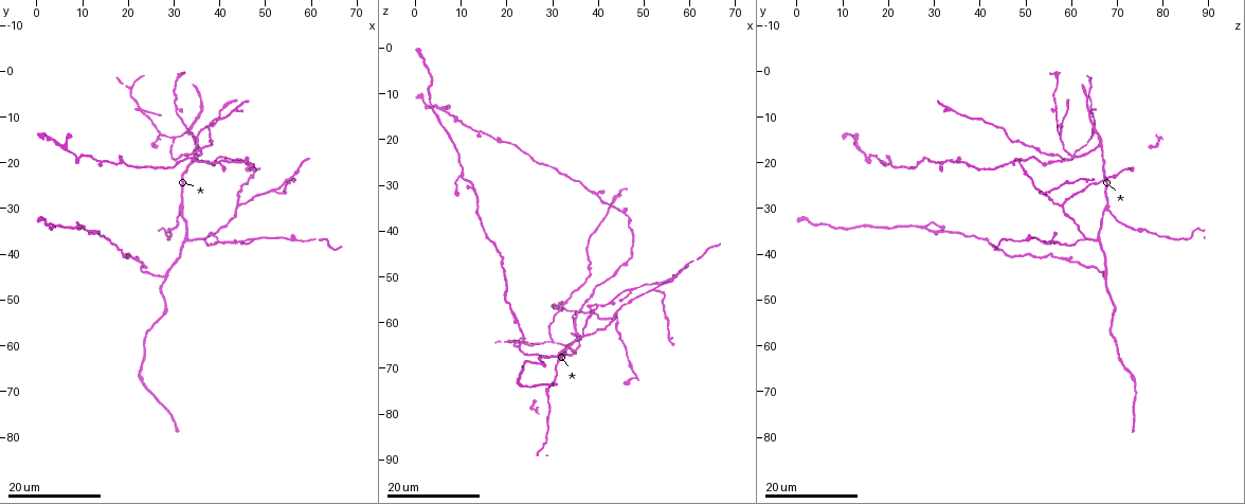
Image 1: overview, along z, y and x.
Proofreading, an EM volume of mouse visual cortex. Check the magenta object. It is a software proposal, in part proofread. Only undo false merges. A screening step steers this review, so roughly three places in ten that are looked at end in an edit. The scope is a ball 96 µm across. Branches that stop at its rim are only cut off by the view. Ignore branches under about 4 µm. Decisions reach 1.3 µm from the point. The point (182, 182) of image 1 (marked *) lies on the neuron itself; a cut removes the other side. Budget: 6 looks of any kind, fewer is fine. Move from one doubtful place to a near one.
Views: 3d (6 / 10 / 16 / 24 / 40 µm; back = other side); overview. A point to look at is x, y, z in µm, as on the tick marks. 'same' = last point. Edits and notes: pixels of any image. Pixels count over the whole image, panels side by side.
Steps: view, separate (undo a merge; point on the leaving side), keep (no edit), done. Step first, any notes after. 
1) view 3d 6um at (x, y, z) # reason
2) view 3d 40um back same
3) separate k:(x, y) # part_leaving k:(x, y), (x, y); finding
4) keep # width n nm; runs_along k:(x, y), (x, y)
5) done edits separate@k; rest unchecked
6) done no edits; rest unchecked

view 3d 24um at (35.0, 19.0, 60.0) # three-way junction

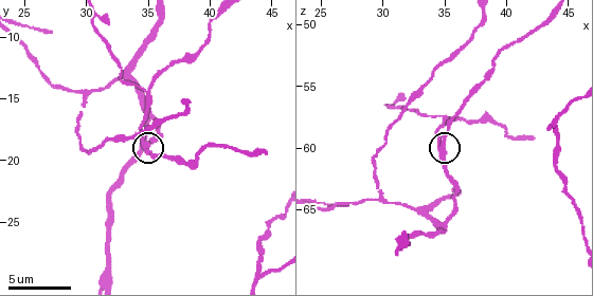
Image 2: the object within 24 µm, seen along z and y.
view 3d 10um same

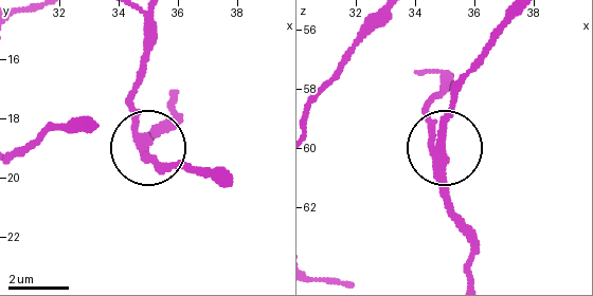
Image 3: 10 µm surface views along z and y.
keep # arms 3; continuous, no second neuron

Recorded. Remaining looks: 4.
view 3d 16um at (52.5, 26.5, 52.5) # two arms in line, one across

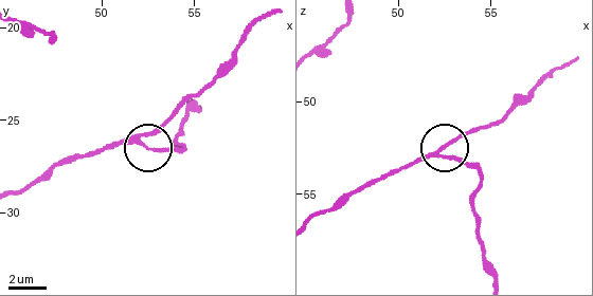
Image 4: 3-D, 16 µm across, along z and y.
view 3d 6um at (52.0, 26.0, 52.9) # zoom in

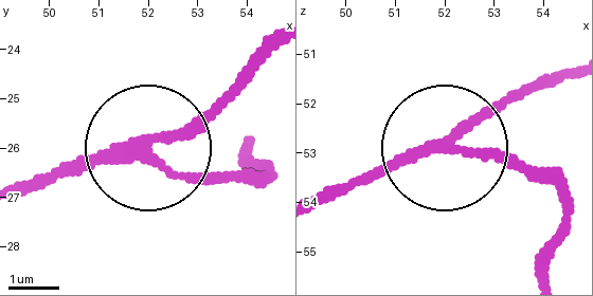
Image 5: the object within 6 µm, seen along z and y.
keep # width 210 nm; runs_along 5:(27, 191), (153, 149), (237, 81); all the same neuron

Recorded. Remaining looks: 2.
view 3d 16um at (28.5, 34.5, 76.0) # calibre changes

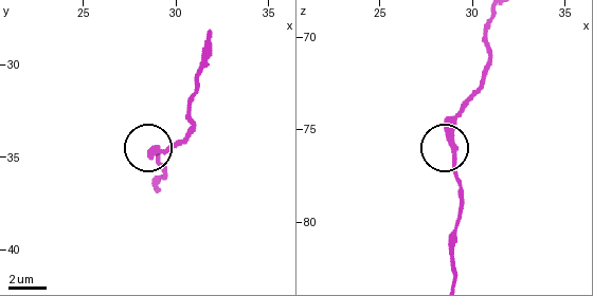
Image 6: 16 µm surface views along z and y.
view 3d 10um same # closer look

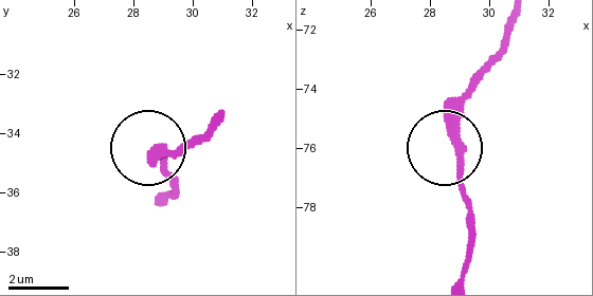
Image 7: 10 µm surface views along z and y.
keep # runs_along 7:(514, 20), (461, 111), (468, 229); one neuron here

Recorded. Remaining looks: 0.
done no edits; rest unchecked

